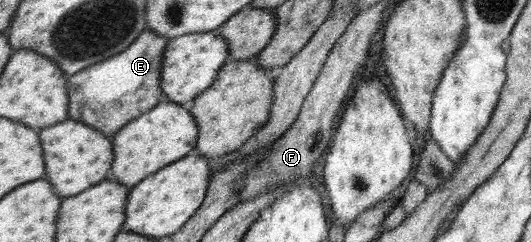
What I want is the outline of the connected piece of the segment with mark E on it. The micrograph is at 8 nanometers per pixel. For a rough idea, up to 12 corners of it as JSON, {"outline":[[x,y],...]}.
{"outline":[[145,29],[67,80],[68,119],[111,138],[163,100]]}

